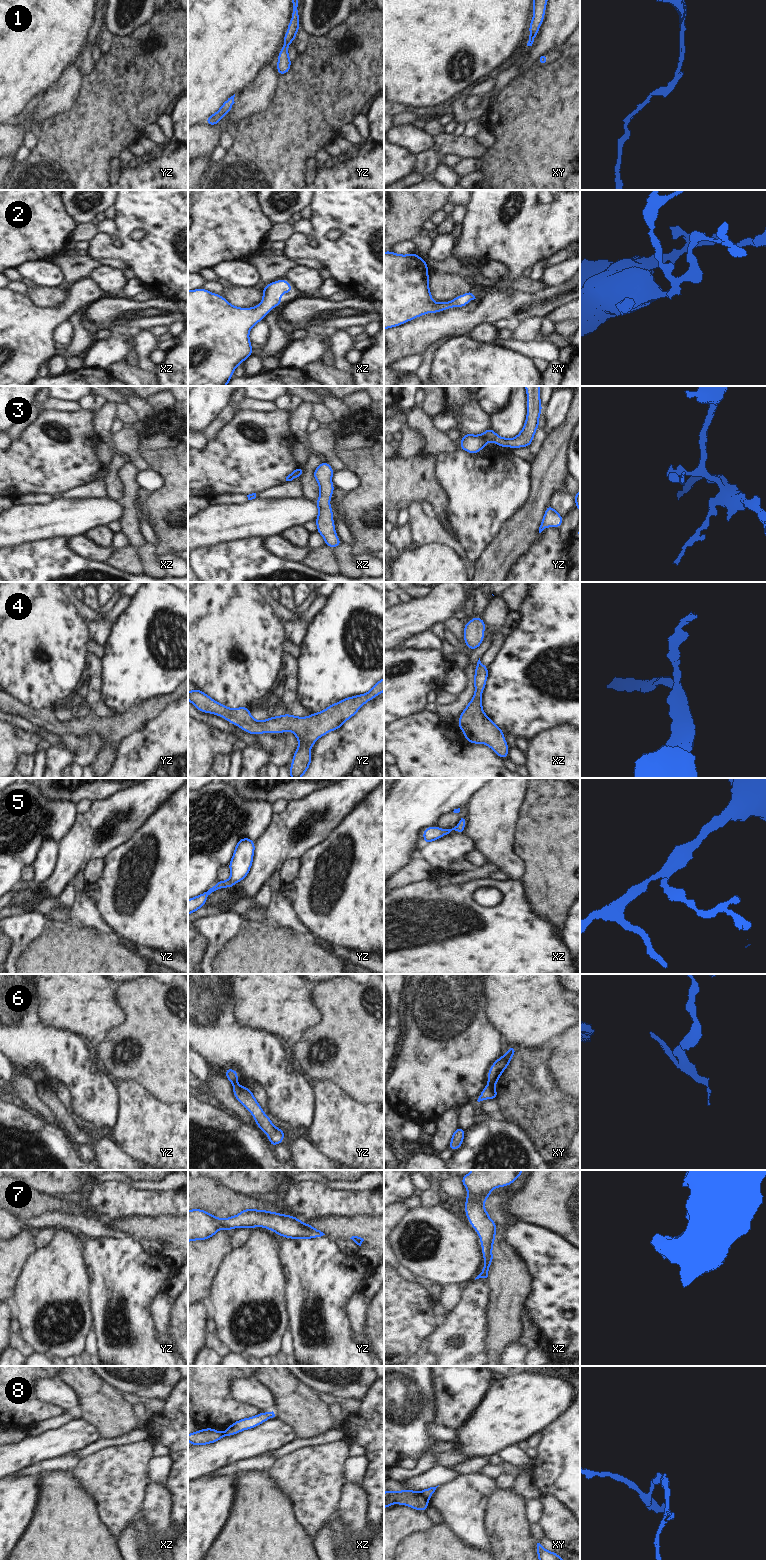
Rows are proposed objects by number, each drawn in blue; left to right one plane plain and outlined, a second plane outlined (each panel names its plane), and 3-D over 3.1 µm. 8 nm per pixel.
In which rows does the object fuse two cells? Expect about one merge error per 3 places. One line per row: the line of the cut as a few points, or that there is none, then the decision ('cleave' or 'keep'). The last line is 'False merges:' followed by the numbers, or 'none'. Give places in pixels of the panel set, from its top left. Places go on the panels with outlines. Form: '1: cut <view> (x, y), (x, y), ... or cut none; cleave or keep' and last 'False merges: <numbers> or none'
1: cut none; keep
2: cut none; keep
3: cut none; keep
4: cut none; keep
5: cut none; keep
6: cut xy (488, 1082), (494, 1085); cleave
7: cut none; keep
8: cut xy (419, 1493), (427, 1500); cleave
False merges: 6, 8

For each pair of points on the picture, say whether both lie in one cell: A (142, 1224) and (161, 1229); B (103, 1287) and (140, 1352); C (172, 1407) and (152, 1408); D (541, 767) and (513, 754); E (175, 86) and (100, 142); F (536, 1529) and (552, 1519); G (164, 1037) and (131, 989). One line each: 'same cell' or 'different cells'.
A: same cell
B: same cell
C: different cells
D: different cells
E: same cell
F: different cells
G: same cell

